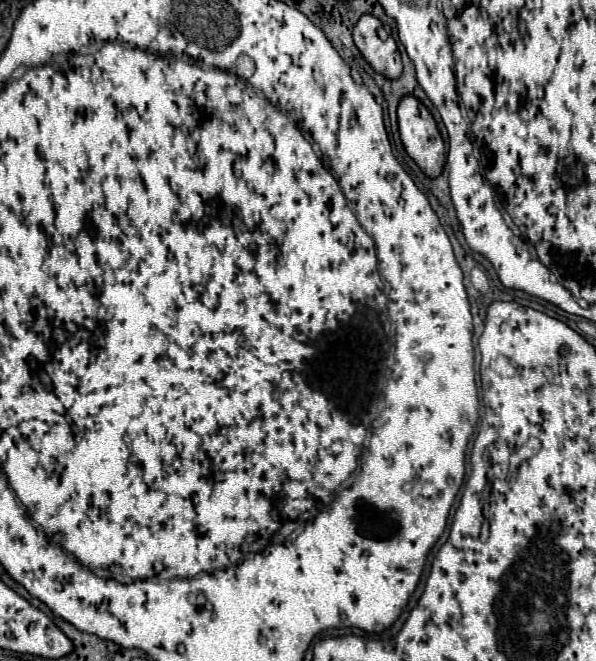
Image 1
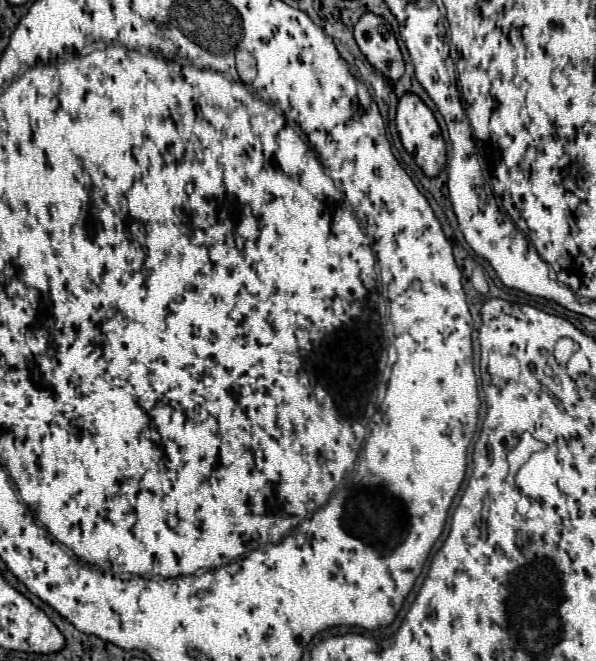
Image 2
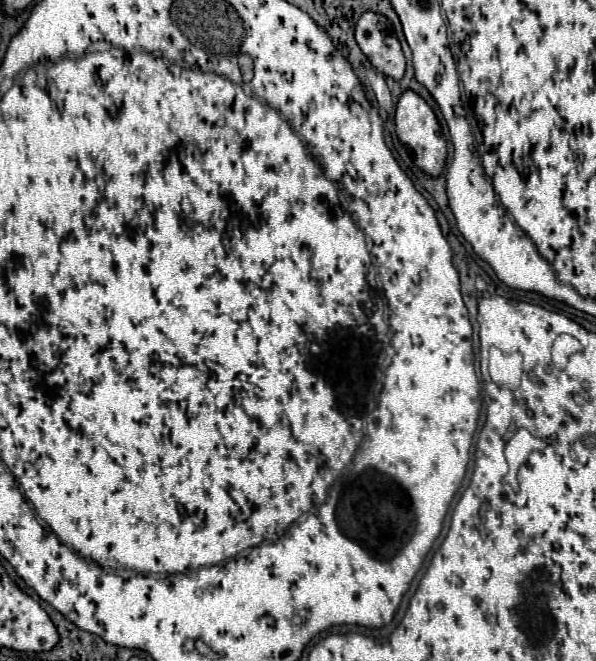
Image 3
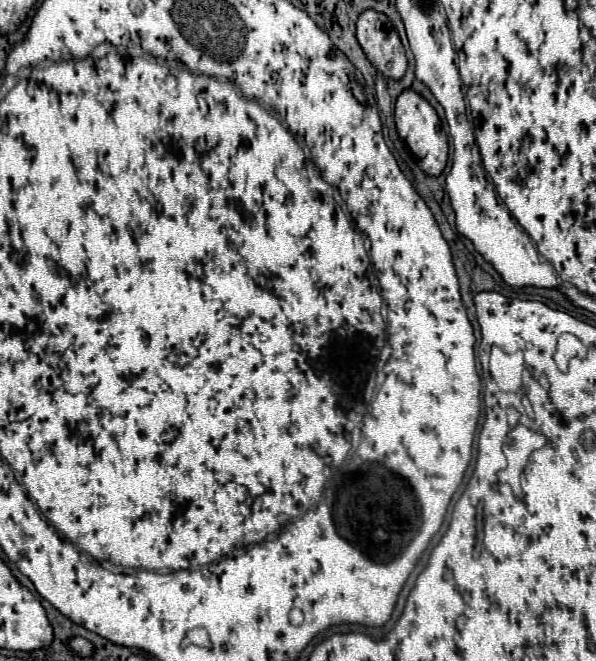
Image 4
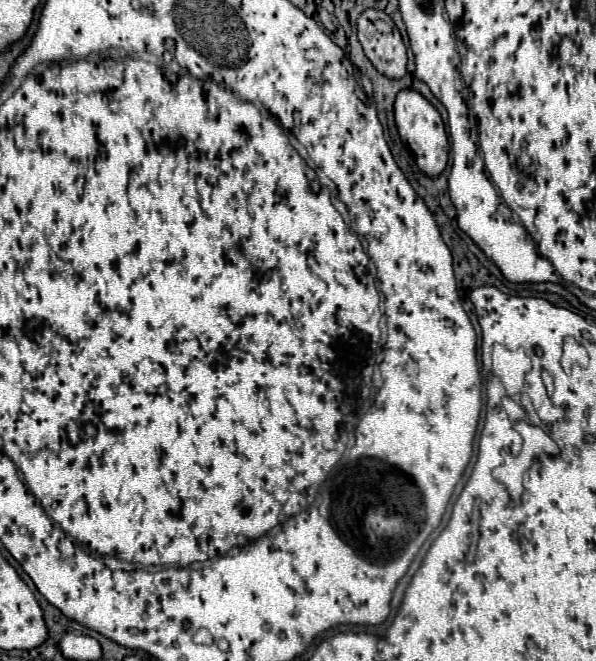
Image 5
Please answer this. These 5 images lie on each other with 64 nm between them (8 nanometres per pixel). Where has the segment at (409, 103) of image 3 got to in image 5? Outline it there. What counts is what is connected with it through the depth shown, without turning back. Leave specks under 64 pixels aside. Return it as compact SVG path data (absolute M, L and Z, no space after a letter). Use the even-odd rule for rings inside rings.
M402 90L394 102L394 118L396 118L398 134L412 150L418 168L426 176L440 176L440 172L448 164L448 136L446 136L446 130L444 130L438 110L420 92Z

